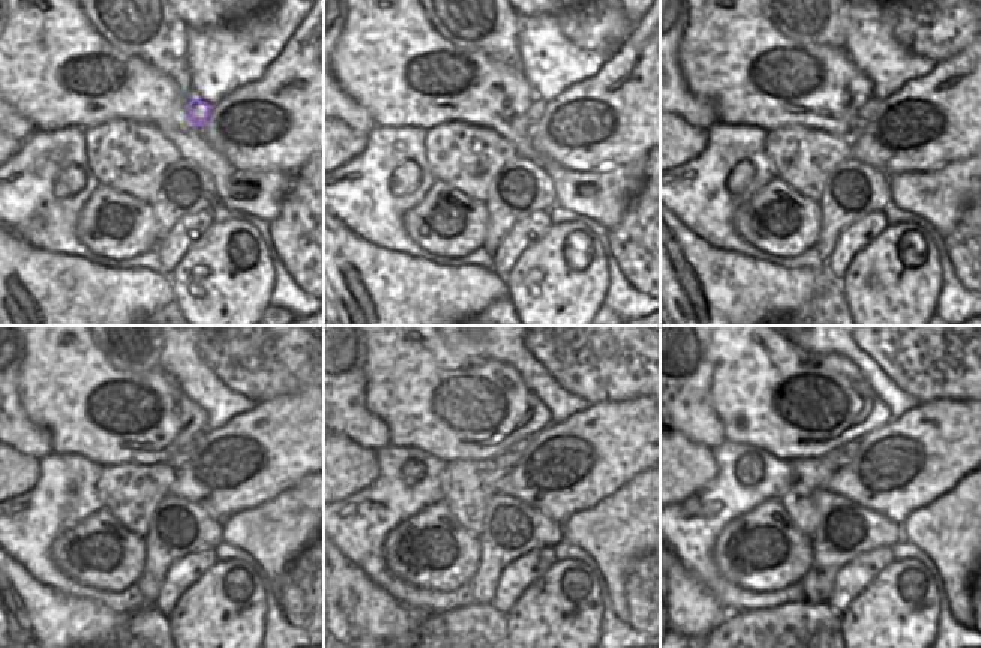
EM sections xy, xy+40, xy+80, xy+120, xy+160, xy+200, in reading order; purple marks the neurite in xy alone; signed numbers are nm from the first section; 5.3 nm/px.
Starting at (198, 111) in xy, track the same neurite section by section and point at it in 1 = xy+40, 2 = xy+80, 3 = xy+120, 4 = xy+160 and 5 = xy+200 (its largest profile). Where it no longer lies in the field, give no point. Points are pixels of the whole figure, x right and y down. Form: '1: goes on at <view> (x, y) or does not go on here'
1: goes on at xy+40 (537, 107)
2: goes on at xy+80 (866, 113)
3: goes on at xy+120 (185, 452)
4: goes on at xy+160 (509, 458)
5: goes on at xy+200 (840, 456)

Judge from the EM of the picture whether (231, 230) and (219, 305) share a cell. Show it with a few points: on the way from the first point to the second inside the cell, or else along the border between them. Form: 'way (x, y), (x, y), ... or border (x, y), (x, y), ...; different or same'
way (227, 248), (227, 278), (222, 287); same

